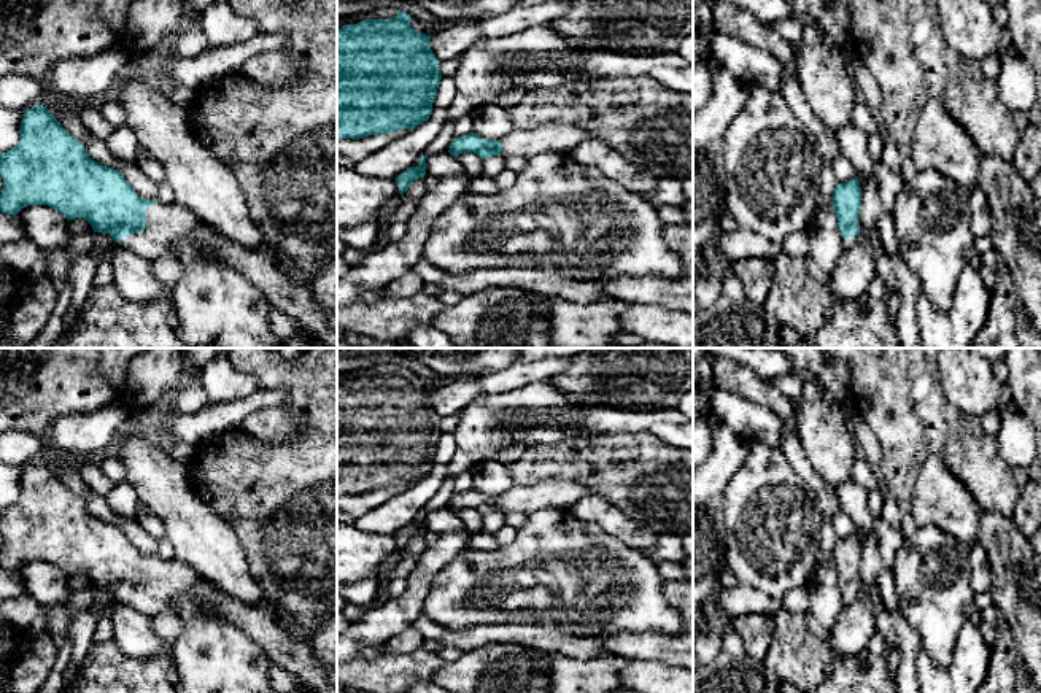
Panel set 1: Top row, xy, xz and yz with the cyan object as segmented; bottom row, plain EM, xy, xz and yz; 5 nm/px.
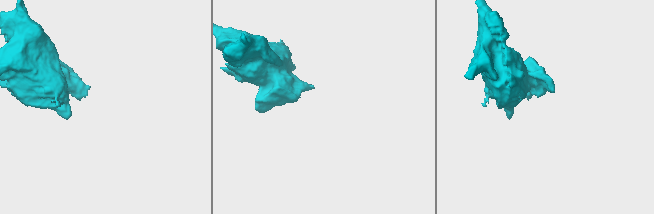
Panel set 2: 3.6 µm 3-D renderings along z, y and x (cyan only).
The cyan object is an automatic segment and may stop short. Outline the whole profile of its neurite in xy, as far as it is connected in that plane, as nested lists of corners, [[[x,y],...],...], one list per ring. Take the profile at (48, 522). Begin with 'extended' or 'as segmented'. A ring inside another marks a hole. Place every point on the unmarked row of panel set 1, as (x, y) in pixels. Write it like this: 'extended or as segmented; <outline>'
extended; [[[43,461],[25,466],[21,477],[19,499],[13,505],[0,509],[0,532],[3,536],[3,547],[0,550],[2,569],[16,572],[24,563],[48,561],[62,569],[68,577],[84,574],[92,582],[94,588],[110,590],[114,599],[121,599],[140,614],[149,617],[170,614],[173,598],[188,593],[197,599],[199,609],[203,615],[235,625],[265,652],[273,664],[294,672],[310,690],[315,693],[337,693],[337,666],[326,668],[316,660],[313,639],[291,639],[286,628],[280,623],[273,606],[267,602],[250,606],[235,599],[180,559],[164,561],[159,556],[141,555],[118,526],[92,517],[87,512],[84,501],[72,493]]]

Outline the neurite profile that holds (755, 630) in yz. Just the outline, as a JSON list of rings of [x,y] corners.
[[[747,614],[733,618],[731,628],[742,637],[745,655],[763,661],[774,633],[774,615]]]

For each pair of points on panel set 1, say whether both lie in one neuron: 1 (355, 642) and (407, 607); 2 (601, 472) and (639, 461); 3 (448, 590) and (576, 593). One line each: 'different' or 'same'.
1: same
2: same
3: same

